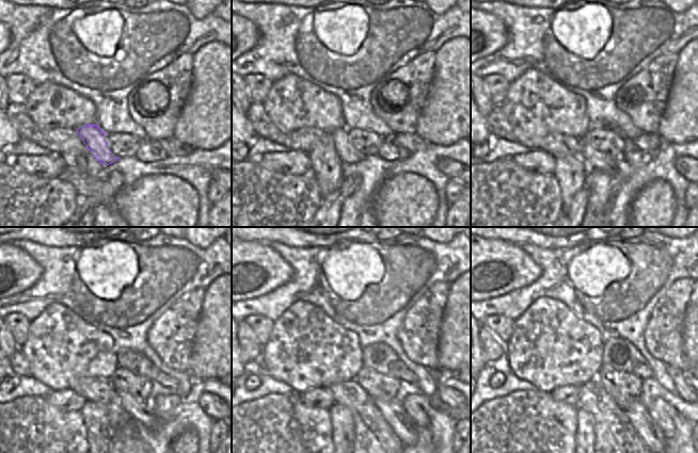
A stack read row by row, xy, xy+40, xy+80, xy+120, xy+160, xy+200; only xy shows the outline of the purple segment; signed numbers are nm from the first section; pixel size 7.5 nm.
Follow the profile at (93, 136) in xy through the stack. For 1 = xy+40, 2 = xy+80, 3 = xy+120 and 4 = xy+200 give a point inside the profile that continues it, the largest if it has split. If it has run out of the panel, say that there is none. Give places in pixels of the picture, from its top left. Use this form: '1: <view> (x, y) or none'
1: xy+40 (346, 152)
2: xy+80 (593, 159)
3: xy+120 (142, 411)
4: xy+200 (651, 435)

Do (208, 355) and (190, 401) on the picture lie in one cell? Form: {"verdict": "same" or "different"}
{"verdict": "different"}

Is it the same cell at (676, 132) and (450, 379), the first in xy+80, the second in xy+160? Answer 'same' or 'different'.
different

